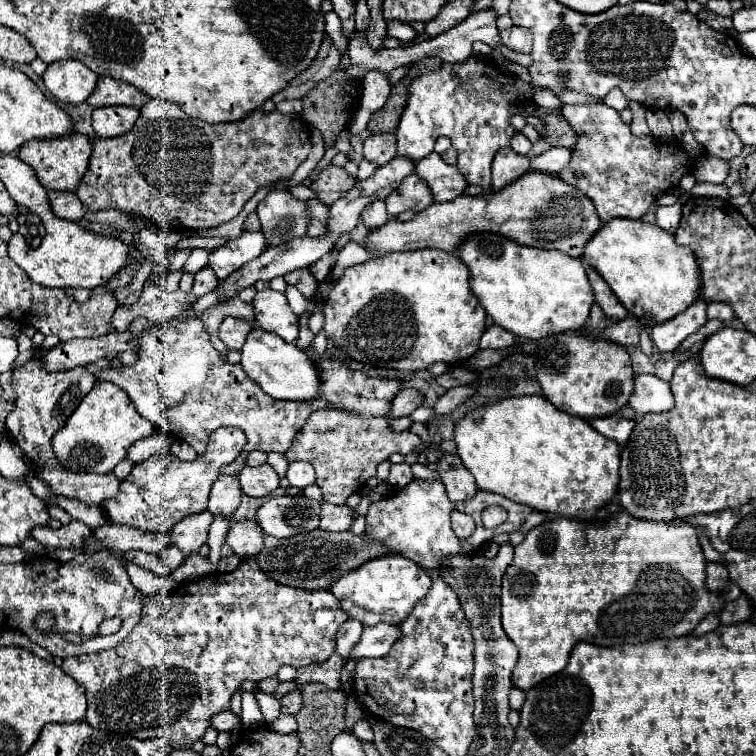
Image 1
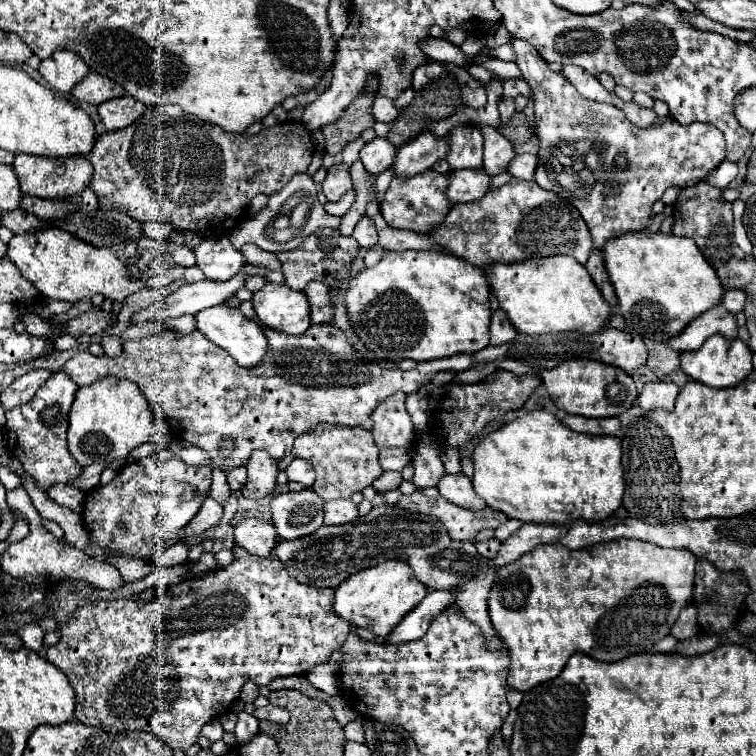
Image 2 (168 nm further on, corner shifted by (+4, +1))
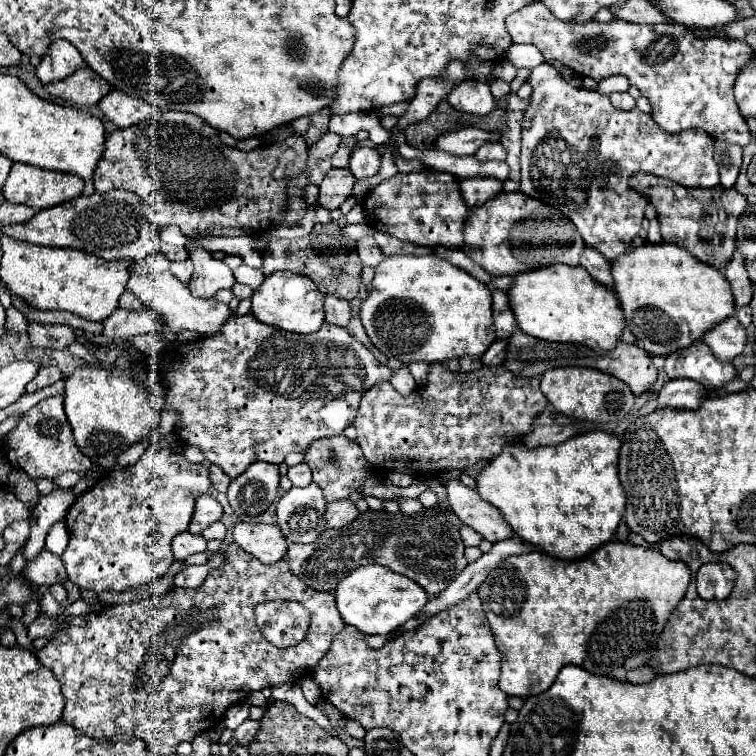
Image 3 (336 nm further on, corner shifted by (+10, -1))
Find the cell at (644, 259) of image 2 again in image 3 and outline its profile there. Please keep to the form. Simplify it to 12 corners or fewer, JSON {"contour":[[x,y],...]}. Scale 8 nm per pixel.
{"contour":[[673,243],[613,263],[627,327],[667,357],[735,315],[723,273]]}

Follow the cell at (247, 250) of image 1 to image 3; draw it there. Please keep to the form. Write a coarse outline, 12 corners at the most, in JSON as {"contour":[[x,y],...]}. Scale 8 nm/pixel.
{"contour":[[205,253],[193,257],[193,297],[211,299],[235,285],[233,271]]}

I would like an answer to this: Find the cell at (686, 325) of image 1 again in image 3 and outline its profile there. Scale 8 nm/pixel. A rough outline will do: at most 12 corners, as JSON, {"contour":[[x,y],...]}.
{"contour":[[729,317],[703,335],[717,359],[733,361],[747,343],[745,327]]}

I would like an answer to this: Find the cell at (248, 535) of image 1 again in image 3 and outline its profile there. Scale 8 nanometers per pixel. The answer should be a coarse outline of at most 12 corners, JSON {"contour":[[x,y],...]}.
{"contour":[[237,523],[237,545],[277,563],[287,541],[277,525]]}

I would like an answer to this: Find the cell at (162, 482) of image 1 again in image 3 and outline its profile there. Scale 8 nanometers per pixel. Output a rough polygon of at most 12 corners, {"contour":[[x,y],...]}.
{"contour":[[155,441],[69,507],[81,589],[165,577],[207,469]]}

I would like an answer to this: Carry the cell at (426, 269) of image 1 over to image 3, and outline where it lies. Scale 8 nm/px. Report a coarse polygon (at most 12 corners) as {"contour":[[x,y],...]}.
{"contour":[[393,255],[361,305],[401,363],[481,357],[491,291],[437,255]]}

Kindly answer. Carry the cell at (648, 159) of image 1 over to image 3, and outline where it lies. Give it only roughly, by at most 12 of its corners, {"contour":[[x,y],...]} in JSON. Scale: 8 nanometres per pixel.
{"contour":[[527,83],[521,191],[615,261],[641,231],[653,173],[719,185],[713,137],[637,107]]}

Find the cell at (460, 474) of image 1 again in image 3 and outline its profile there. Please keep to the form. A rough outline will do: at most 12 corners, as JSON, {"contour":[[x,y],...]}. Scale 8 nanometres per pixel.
{"contour":[[459,479],[447,483],[451,511],[497,543],[515,535],[497,507]]}

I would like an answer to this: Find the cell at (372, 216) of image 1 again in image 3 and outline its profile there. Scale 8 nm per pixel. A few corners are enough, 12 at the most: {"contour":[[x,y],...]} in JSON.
{"contour":[[373,235],[359,241],[357,253],[365,267],[377,267],[383,261],[381,247]]}

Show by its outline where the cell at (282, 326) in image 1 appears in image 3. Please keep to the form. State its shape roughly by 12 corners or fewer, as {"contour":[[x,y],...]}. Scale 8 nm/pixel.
{"contour":[[291,271],[265,275],[251,313],[265,325],[313,333],[323,293]]}

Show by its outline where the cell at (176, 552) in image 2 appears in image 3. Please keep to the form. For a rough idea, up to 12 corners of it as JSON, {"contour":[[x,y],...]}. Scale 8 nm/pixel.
{"contour":[[185,531],[173,539],[173,553],[177,561],[189,555],[207,551],[203,535]]}

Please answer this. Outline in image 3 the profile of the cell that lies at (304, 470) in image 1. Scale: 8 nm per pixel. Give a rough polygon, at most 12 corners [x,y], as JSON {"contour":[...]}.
{"contour":[[307,463],[289,467],[287,477],[295,487],[311,483]]}

